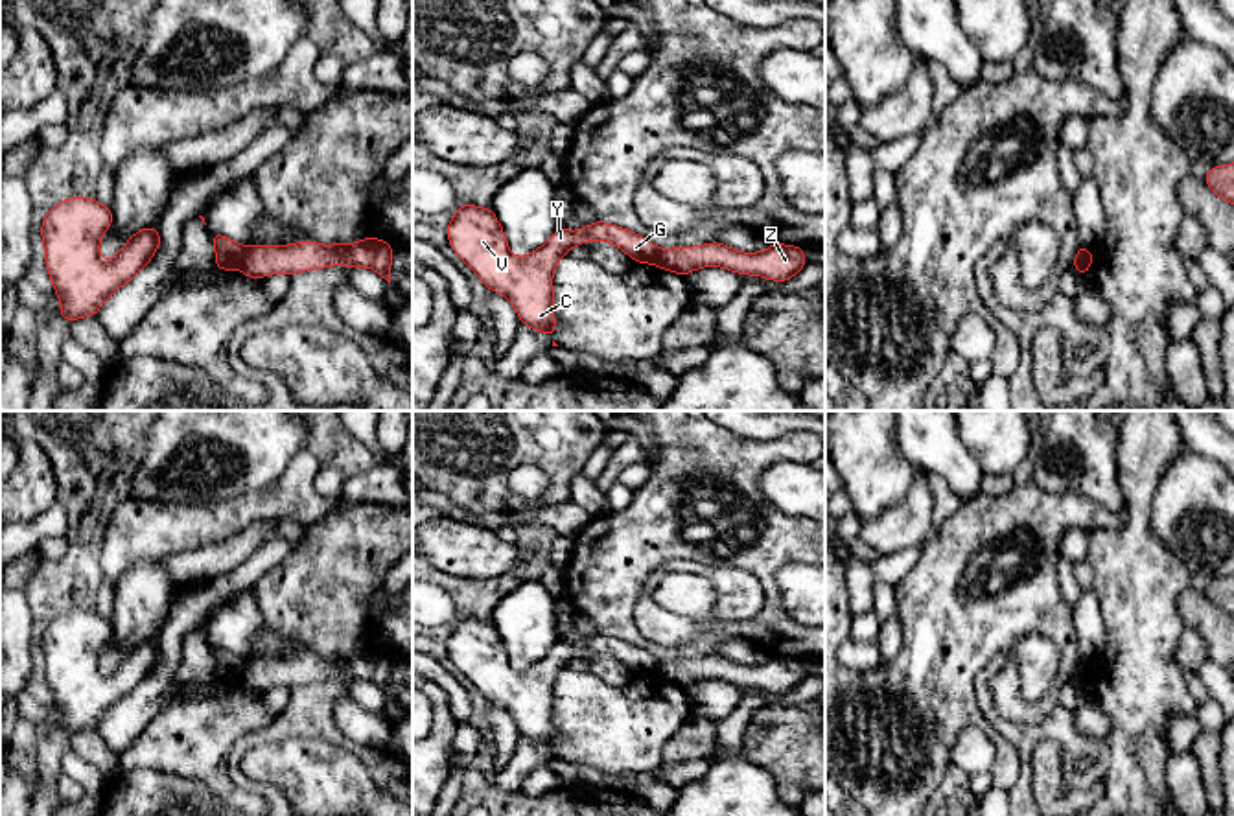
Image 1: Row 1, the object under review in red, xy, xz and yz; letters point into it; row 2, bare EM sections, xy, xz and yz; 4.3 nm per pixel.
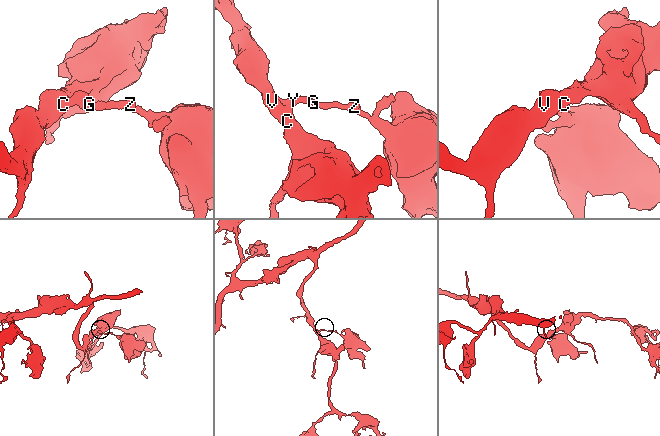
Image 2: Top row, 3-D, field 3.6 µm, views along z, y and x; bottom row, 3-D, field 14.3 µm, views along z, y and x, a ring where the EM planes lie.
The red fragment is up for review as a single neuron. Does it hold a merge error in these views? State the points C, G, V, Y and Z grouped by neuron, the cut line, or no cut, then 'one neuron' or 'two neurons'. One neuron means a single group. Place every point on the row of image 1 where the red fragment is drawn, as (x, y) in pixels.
C G V Y / Z | xy (247, 247), (240, 268) | two neurons

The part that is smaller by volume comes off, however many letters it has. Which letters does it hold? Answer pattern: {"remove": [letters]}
{"remove": ["Z"]}

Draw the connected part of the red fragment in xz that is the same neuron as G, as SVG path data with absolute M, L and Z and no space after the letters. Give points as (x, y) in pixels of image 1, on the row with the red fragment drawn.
M459 204L448 223L448 241L457 256L492 289L508 298L521 324L554 337L553 274L556 263L575 245L588 239L608 241L624 251L635 263L652 263L658 252L646 238L604 221L582 230L556 228L534 252L519 258L506 245L506 236L492 208Z

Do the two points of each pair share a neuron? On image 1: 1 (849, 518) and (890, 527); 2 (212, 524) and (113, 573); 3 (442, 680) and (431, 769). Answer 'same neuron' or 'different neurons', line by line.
1: different neurons
2: same neuron
3: different neurons

